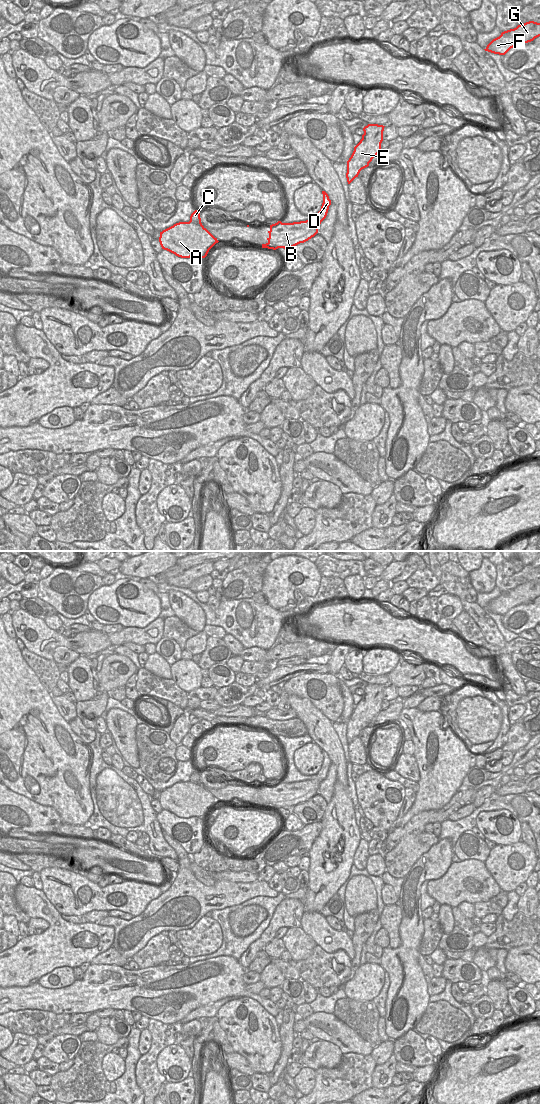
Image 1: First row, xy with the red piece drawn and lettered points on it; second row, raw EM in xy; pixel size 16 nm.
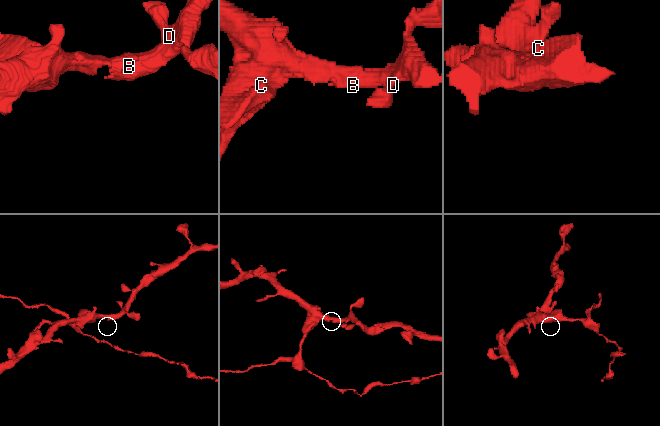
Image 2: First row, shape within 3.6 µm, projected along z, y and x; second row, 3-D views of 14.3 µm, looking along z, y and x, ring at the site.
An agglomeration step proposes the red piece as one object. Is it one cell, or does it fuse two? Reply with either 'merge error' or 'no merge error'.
merge error

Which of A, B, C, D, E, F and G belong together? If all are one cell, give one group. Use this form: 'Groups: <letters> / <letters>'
Groups: A B D E F G / C

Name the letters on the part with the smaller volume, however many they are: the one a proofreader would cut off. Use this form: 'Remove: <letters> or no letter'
Remove: C

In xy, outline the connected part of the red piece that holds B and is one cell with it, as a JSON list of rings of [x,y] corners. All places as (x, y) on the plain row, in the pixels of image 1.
[[[322,751],[323,763],[320,771],[313,780],[293,783],[278,781],[270,785],[268,802],[262,804],[262,808],[276,810],[278,808],[289,809],[300,803],[304,803],[318,793],[321,782],[326,778],[331,760],[325,751]]]

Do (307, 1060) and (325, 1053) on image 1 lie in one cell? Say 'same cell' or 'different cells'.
same cell

